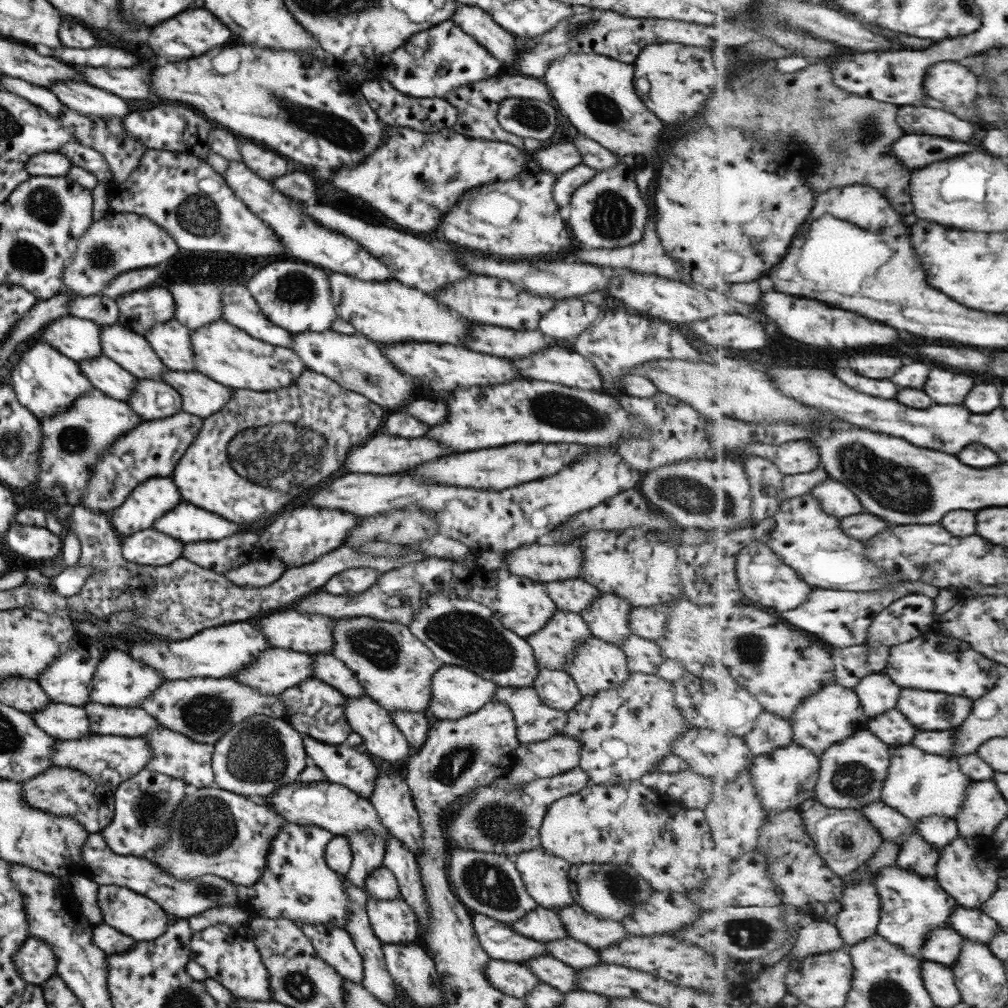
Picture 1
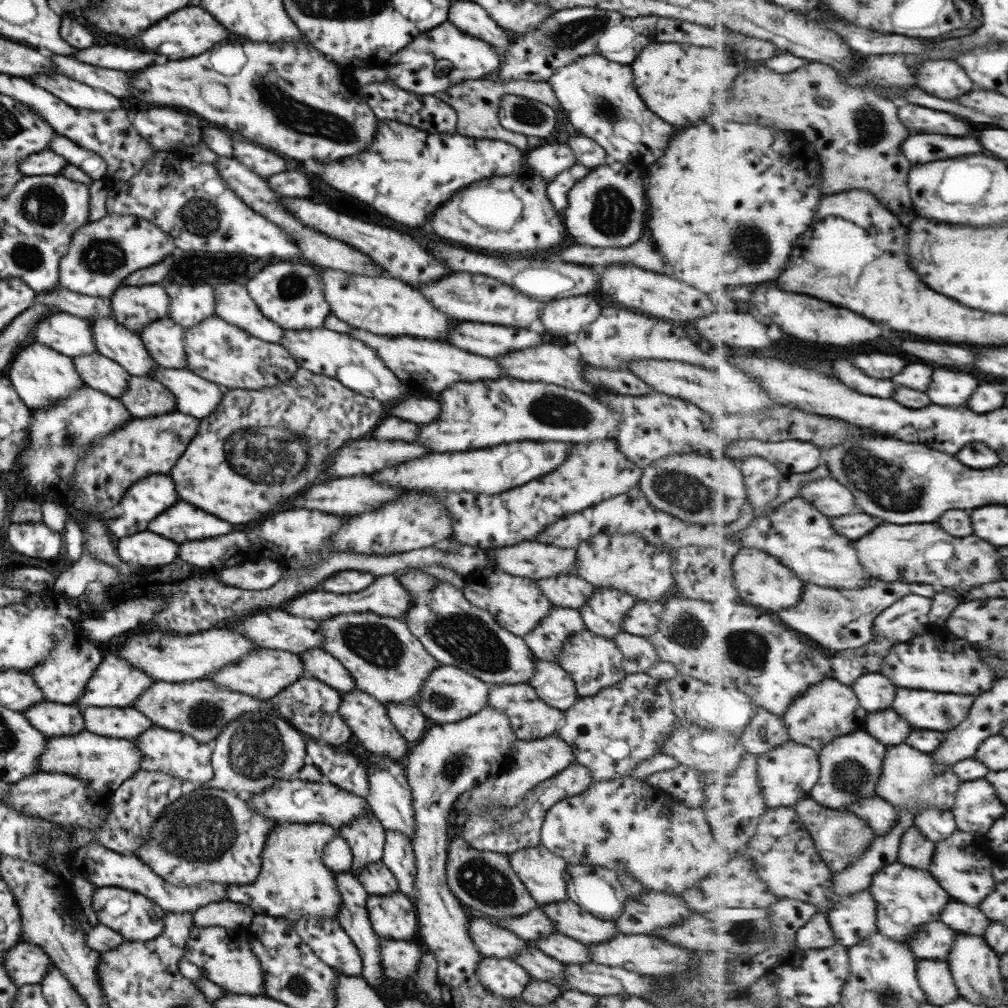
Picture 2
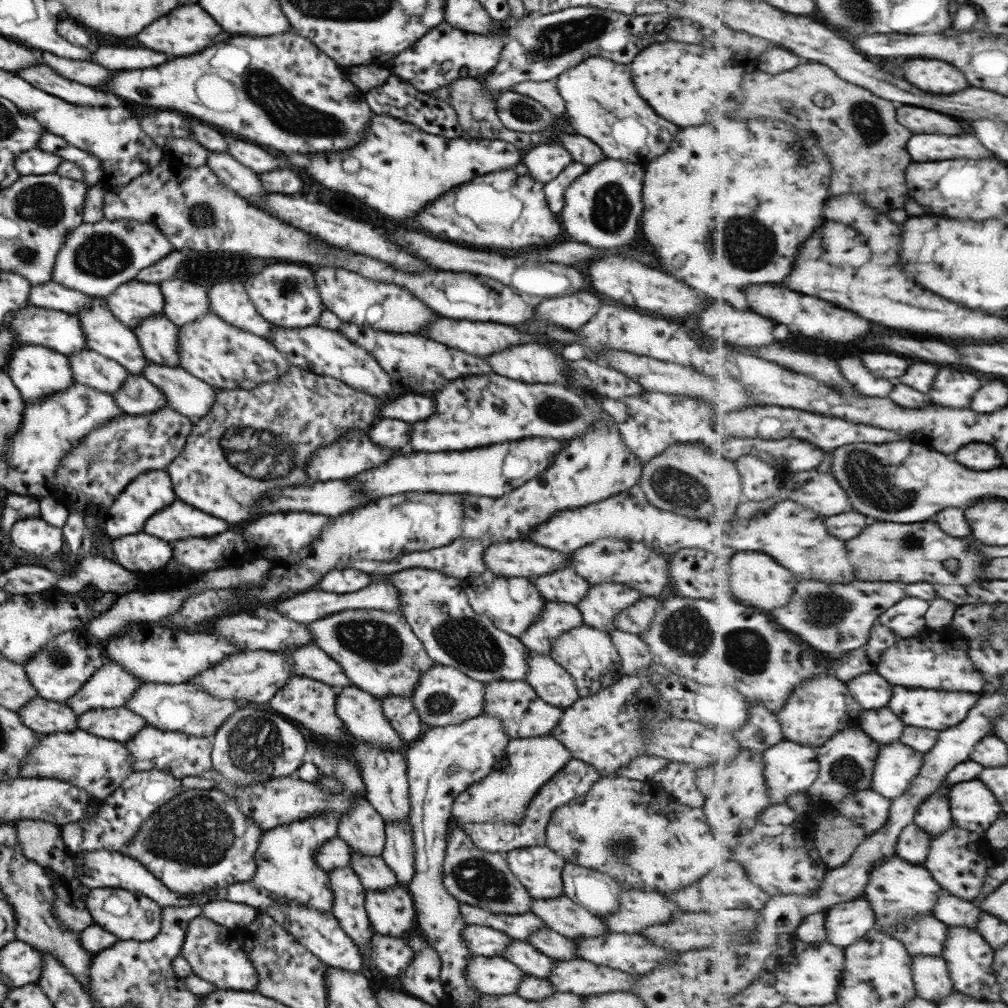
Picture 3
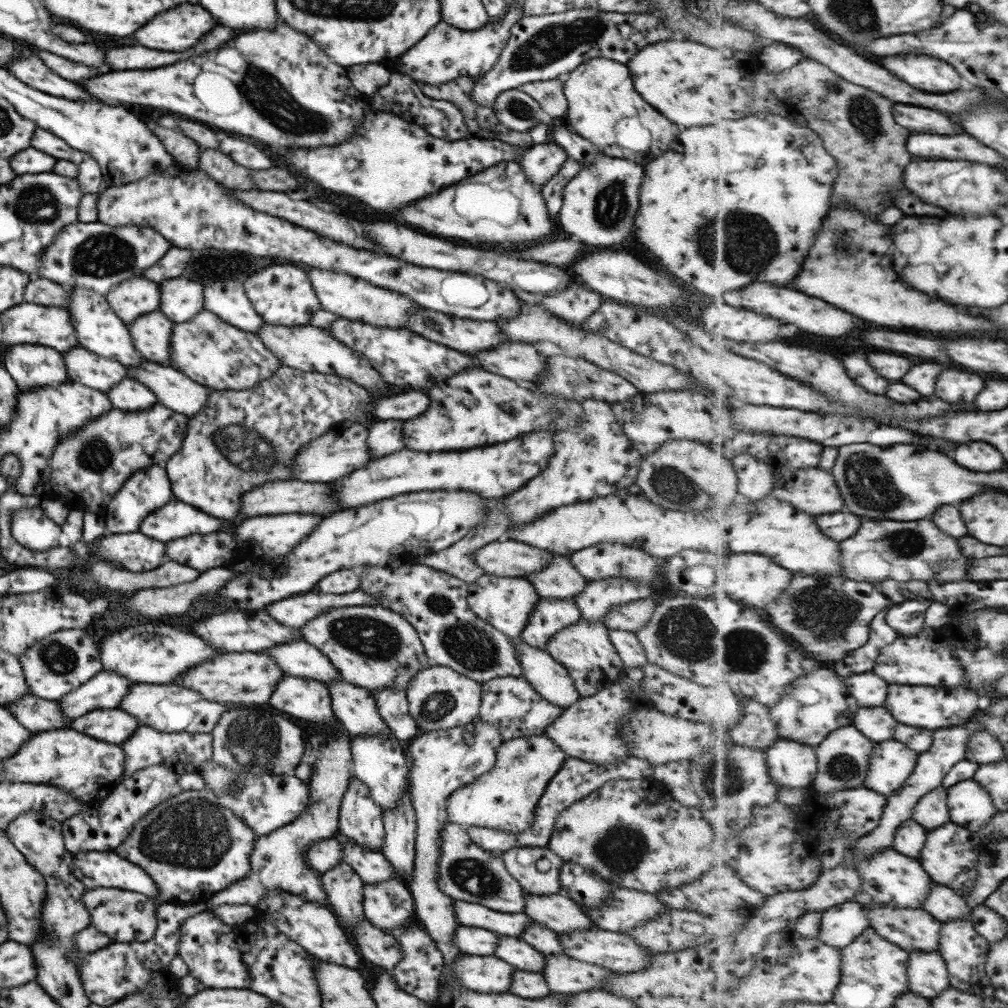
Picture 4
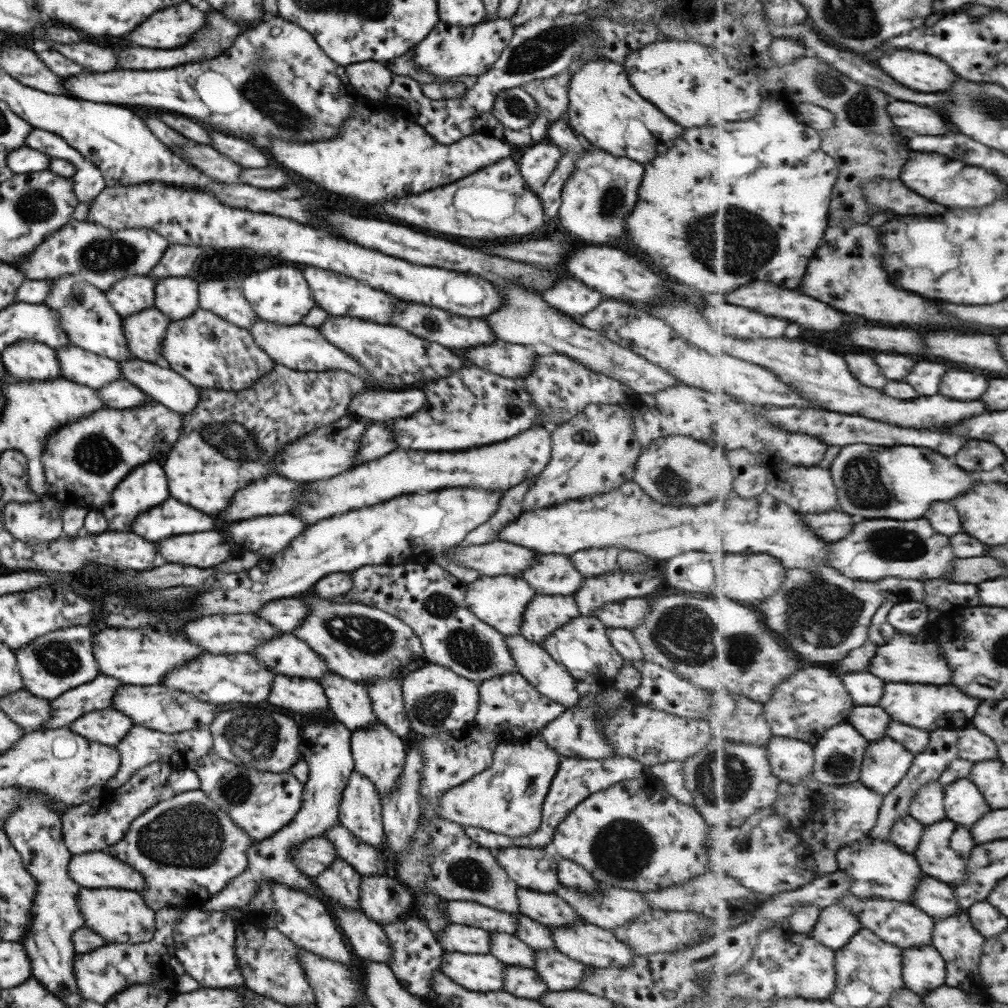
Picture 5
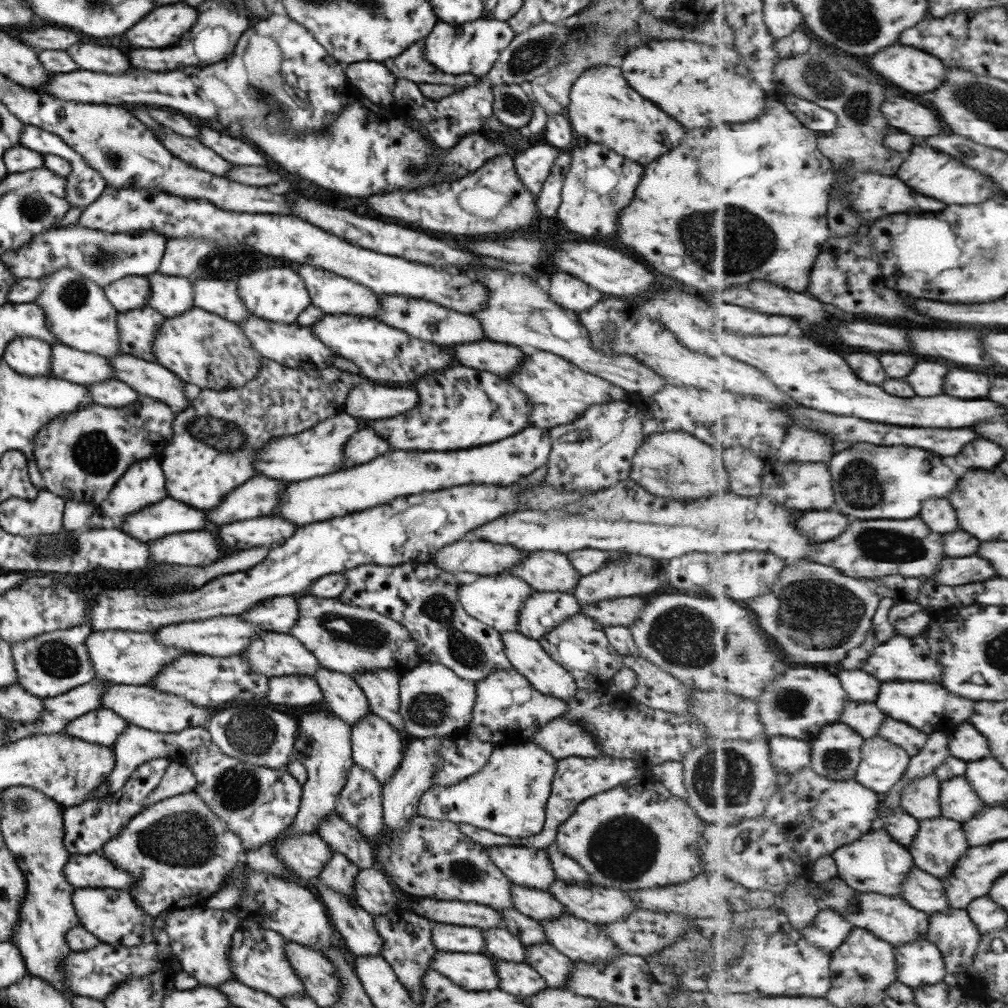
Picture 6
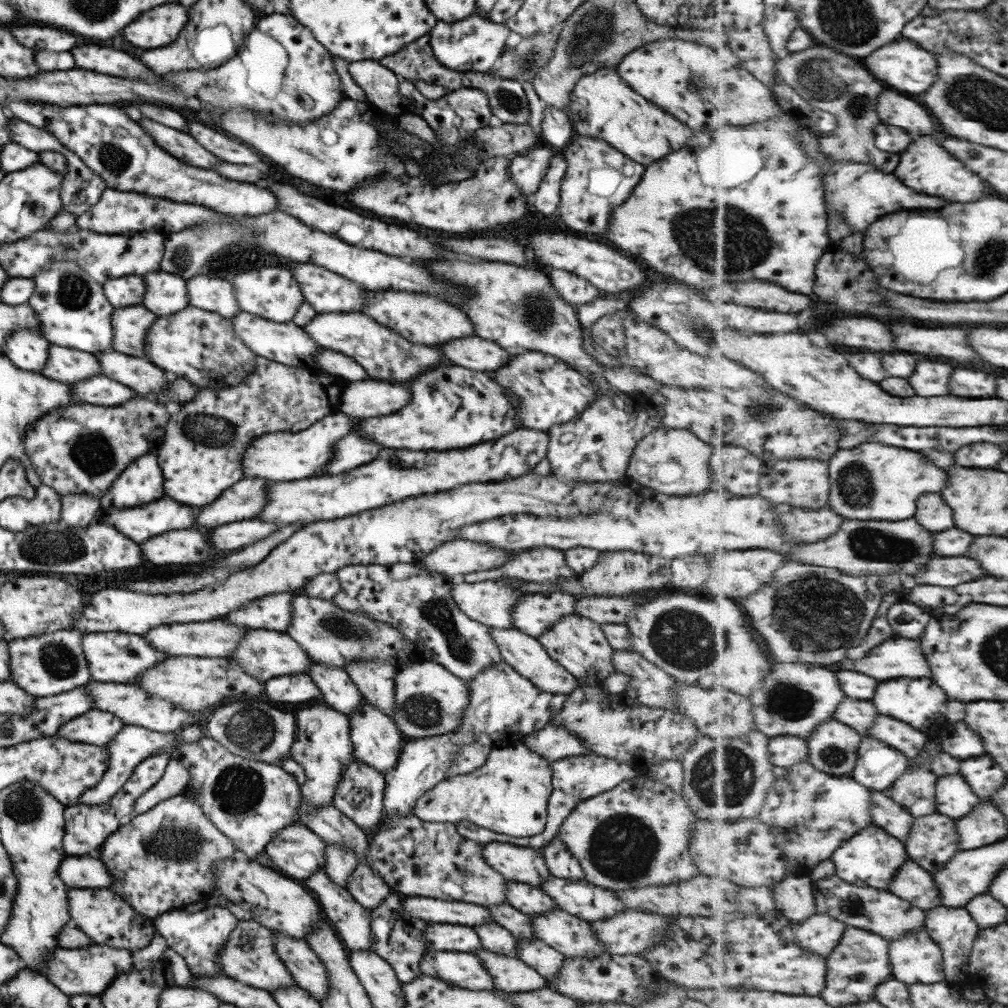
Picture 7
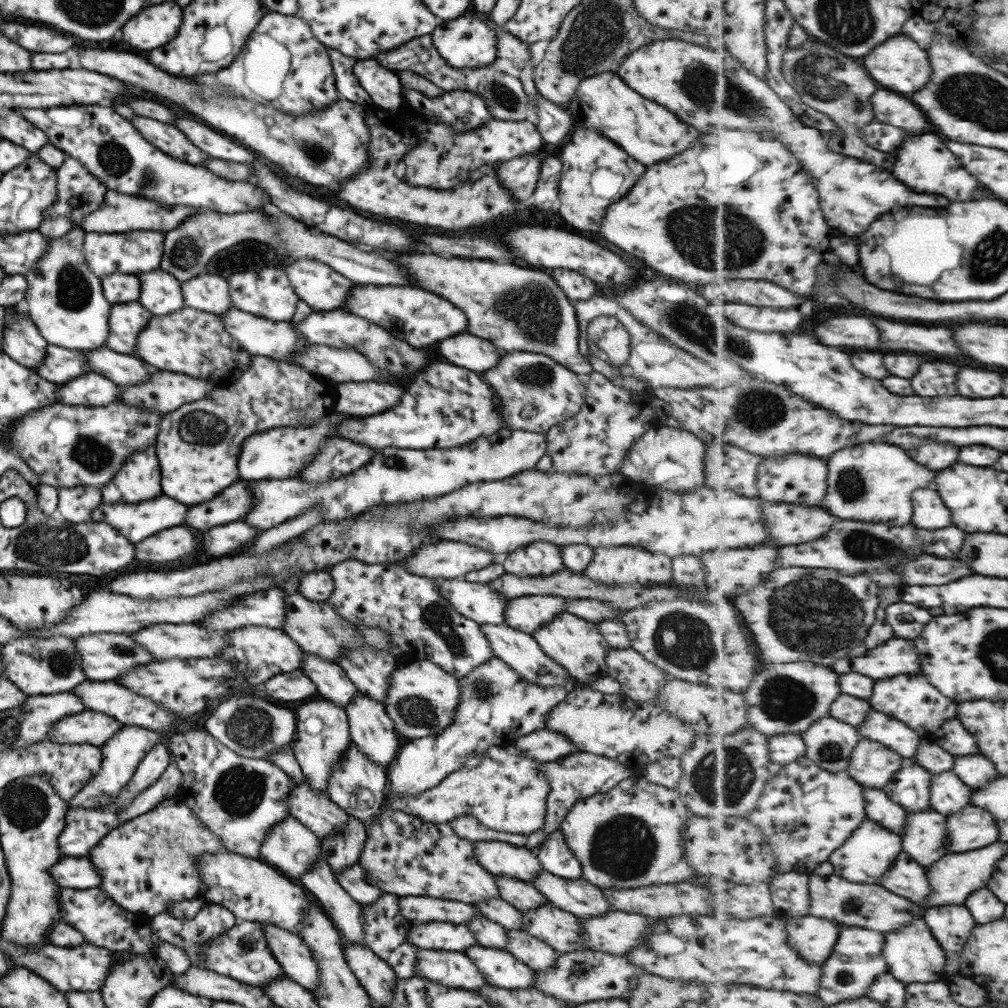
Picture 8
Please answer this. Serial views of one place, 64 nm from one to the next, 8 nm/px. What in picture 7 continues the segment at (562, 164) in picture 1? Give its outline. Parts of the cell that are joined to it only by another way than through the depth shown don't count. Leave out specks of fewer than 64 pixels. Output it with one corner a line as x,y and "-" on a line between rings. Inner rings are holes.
542,143
521,155
510,159
507,172
523,196
529,196
537,190
539,181
544,175
549,159
557,153
554,148

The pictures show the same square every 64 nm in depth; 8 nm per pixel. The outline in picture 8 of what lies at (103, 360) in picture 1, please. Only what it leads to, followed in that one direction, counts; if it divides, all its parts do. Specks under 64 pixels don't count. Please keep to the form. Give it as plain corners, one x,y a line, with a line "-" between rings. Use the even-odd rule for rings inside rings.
53,345
45,347
45,356
33,371
39,379
57,384
91,373
81,351
71,351

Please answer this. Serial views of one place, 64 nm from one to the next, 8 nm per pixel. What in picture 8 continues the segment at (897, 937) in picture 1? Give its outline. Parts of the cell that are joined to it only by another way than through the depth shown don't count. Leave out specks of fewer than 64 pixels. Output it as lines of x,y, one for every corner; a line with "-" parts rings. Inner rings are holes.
867,818
862,826
846,840
846,844
831,856
835,874
851,882
881,884
882,876
891,865
897,864
899,854
905,850
902,836
885,828
877,821

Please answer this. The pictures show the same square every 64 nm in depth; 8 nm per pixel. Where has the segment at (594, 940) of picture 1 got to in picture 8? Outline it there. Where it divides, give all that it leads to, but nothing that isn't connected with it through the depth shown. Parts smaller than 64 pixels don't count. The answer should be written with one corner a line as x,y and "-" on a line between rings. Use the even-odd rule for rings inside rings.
494,875
494,880
496,880
494,883
500,899
521,912
548,902
530,882
503,875

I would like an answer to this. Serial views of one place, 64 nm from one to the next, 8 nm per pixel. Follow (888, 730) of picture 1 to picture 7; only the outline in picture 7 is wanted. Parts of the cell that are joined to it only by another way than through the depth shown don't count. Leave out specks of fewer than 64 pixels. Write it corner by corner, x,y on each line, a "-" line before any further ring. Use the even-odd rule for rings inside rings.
845,697
839,704
835,719
850,725
854,730
859,731
864,737
869,737
869,730
875,724
879,710
873,701
857,700

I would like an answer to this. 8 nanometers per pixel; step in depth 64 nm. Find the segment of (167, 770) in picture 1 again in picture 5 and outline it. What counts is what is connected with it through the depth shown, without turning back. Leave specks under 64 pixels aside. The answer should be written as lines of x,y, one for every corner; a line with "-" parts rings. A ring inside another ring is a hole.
134,725
116,747
119,753
119,770
108,782
106,789
117,789
123,785
132,774
153,761
168,764
170,770
191,769
196,760
203,758
212,749
211,734
208,730
191,730
176,734
164,734

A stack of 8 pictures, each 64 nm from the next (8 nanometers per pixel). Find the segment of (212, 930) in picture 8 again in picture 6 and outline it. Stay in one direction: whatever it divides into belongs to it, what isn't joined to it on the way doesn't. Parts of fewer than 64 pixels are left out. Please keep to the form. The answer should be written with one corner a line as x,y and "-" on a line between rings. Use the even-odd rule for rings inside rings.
204,903
193,907
177,908
168,911
161,917
163,921
162,929
169,938
169,948
172,956
177,958
181,968
190,974
201,987
216,988
219,984
223,984
227,979
235,980
230,971
228,963
228,950
231,940
231,934
236,930
239,918
228,910
215,910
205,908

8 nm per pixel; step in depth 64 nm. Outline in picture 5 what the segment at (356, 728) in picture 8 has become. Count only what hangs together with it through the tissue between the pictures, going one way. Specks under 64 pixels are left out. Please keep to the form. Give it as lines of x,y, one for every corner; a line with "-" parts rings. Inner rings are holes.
377,721
375,726
350,732
350,754
353,770
359,772
359,776
365,776
375,786
379,800
399,784
399,778
403,774
405,748
403,748
402,740
385,728
380,721

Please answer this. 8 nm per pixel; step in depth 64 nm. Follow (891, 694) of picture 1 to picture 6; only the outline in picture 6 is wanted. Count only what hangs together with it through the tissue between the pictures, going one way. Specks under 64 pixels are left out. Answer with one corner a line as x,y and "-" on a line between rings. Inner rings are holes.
859,669
842,670
837,675
841,678
843,688
846,688
851,701
875,703
878,699
882,684
875,676

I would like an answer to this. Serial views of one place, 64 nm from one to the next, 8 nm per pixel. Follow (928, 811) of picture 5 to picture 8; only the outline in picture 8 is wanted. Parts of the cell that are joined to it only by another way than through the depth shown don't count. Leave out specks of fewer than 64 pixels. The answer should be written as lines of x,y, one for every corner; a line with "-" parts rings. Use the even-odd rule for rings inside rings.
904,758
902,771
882,790
889,798
909,813
931,808
933,774
919,765
914,758

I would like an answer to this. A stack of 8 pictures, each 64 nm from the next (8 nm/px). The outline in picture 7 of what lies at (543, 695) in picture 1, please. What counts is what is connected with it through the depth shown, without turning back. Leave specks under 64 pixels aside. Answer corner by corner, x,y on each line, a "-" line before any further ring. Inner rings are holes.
509,627
507,629
489,628
491,638
502,656
502,662
508,664
519,676
526,678
535,688
544,693
567,696
578,687
577,681
560,665
557,664
541,646
541,643
528,634

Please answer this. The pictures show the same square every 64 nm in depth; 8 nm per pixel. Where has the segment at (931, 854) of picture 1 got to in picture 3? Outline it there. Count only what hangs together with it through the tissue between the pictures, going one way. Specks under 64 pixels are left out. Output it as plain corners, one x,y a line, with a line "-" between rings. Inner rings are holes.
913,822
903,829
899,837
897,853
905,862
915,865
925,865
929,850
931,850
932,836

